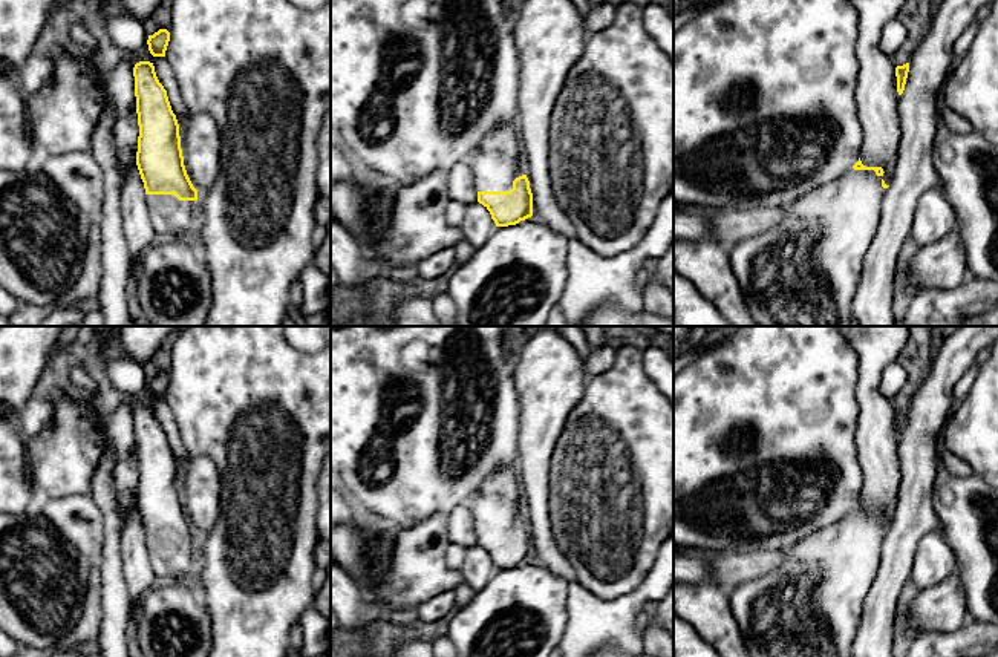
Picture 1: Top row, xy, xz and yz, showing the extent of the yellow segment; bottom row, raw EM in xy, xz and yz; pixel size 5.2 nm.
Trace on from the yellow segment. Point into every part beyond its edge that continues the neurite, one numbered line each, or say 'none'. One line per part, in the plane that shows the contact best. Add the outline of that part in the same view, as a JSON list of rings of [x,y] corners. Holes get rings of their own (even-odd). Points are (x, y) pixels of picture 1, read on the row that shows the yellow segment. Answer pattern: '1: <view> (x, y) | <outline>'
1: xz (495, 163) | [[[516,121],[504,124],[491,130],[478,145],[478,149],[465,159],[473,170],[476,191],[510,191],[513,181],[525,175],[520,167],[522,142]]]

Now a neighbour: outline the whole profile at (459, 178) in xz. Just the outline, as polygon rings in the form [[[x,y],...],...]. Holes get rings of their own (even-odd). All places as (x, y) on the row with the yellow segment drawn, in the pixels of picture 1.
[[[459,161],[447,172],[447,193],[450,201],[456,201],[464,207],[478,202],[473,170],[467,161]]]

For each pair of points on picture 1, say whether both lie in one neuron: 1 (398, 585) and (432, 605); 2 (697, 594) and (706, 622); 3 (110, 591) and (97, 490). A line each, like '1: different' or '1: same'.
1: different
2: same
3: same

